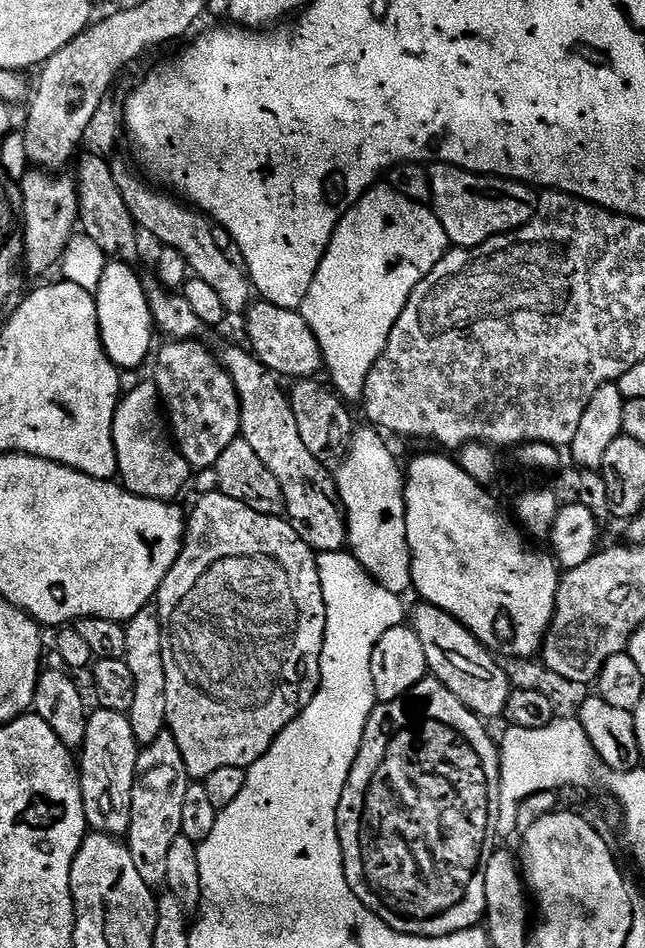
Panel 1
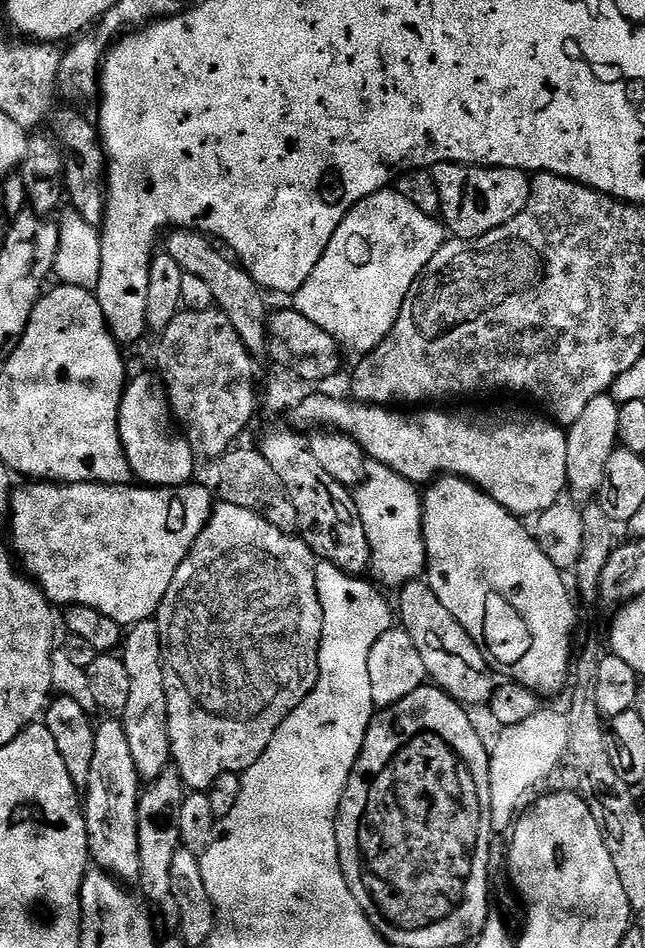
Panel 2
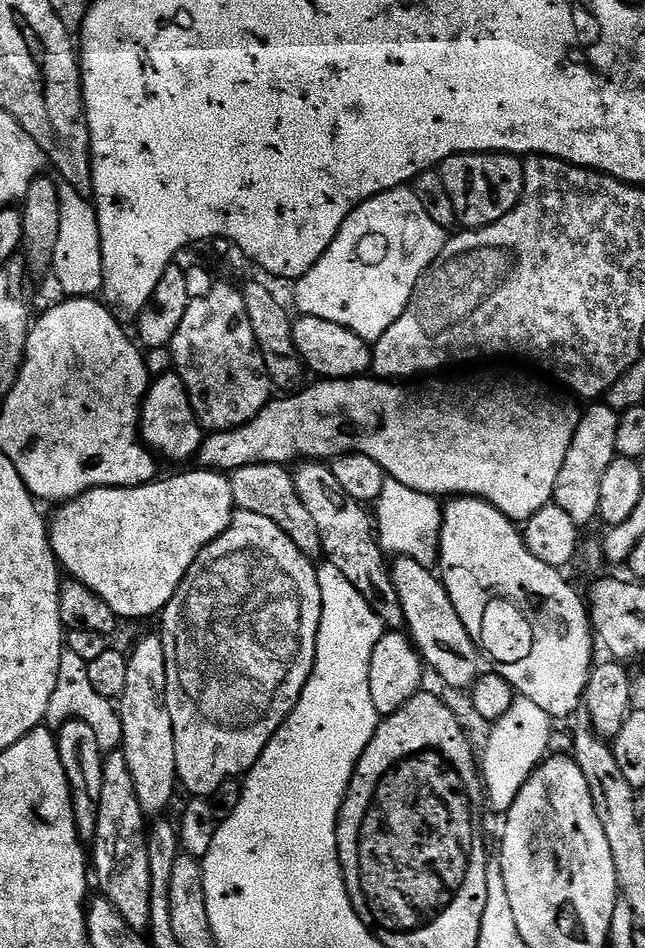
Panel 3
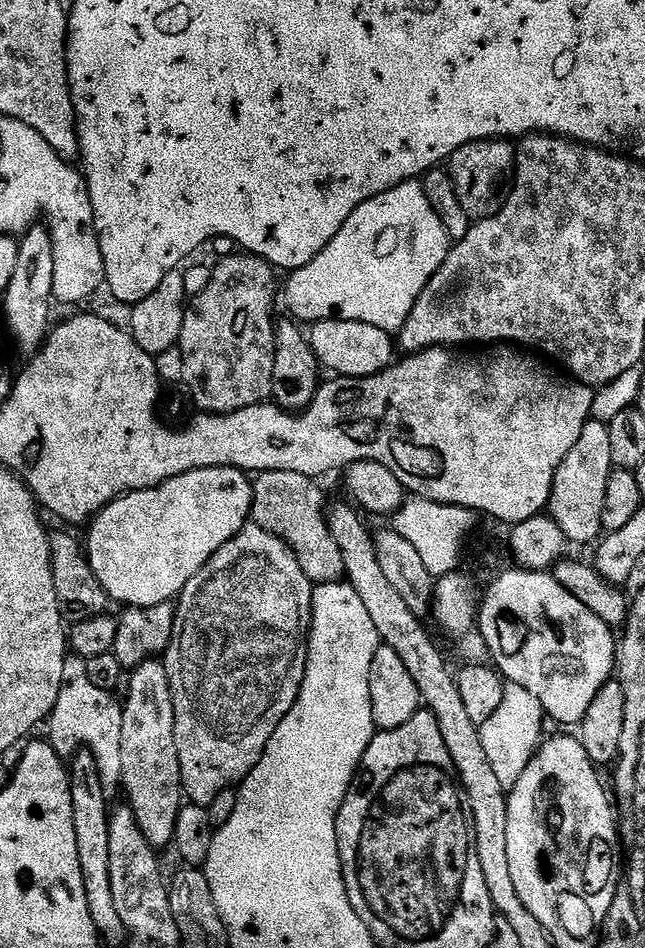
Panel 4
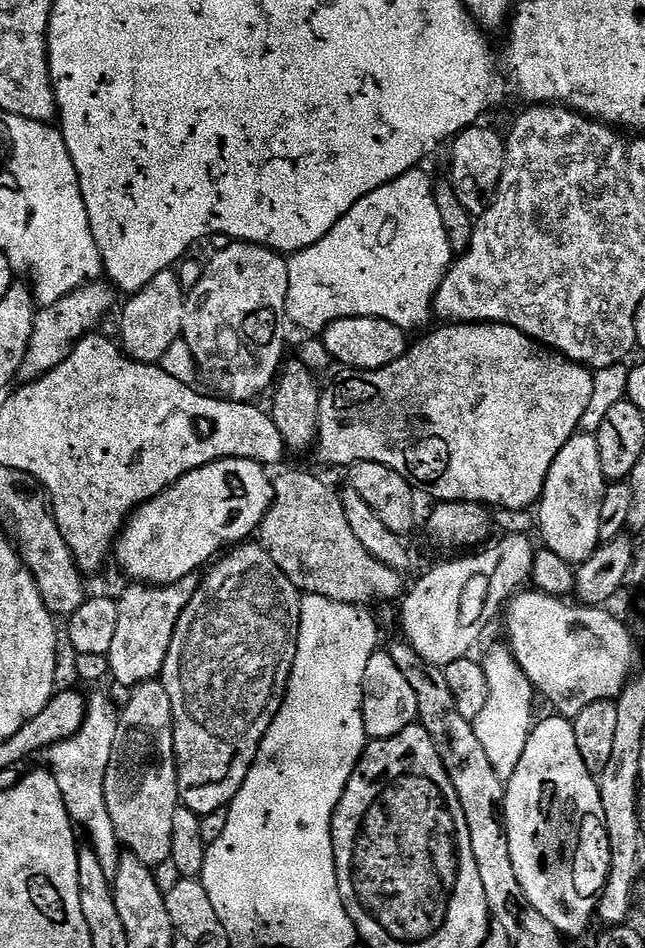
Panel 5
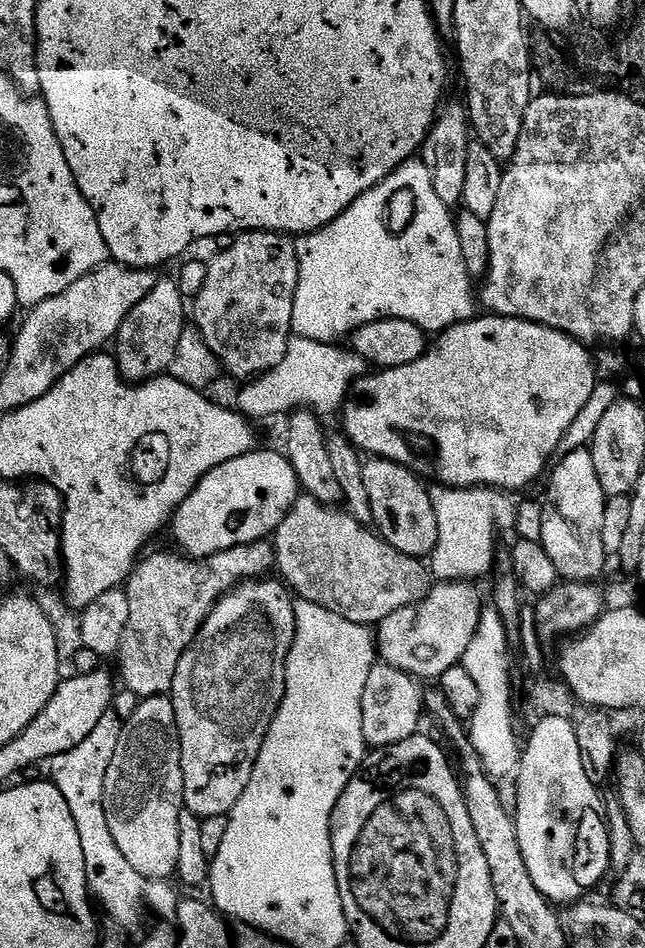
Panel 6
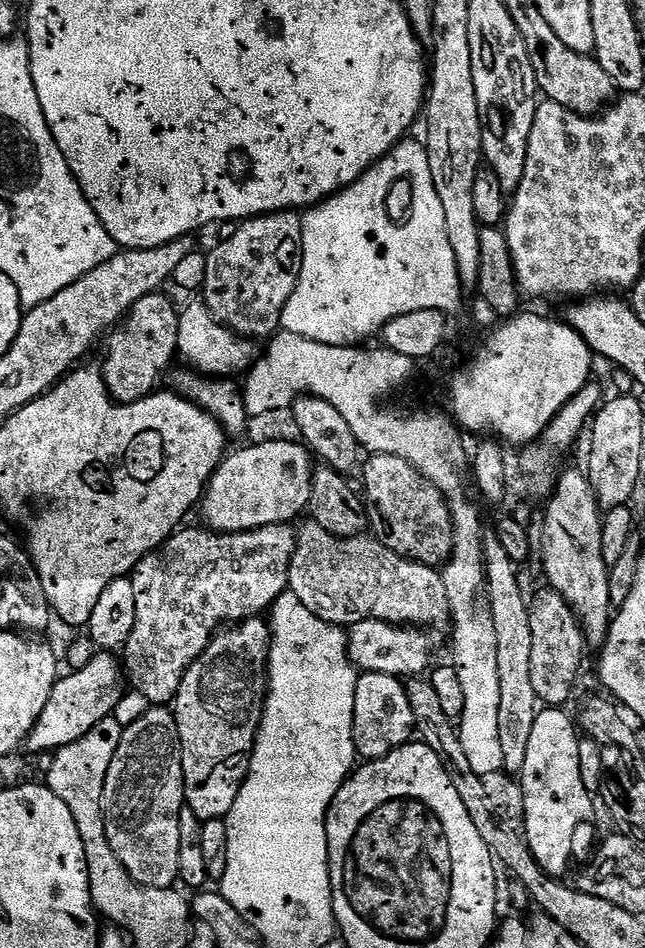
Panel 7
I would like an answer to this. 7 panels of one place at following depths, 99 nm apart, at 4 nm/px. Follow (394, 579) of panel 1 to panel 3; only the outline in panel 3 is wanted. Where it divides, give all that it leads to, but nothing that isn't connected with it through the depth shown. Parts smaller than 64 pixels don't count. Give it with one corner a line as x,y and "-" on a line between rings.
389,478
374,505
374,531
380,547
389,557
409,556
422,566
435,569
440,559
440,531
444,521
441,501
434,496
410,490
402,482

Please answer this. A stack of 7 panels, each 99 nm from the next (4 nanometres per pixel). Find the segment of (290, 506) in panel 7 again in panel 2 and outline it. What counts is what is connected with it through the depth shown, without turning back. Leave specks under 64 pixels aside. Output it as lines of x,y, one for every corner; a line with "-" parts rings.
55,482
25,483
28,484
25,488
17,487
12,493
10,505
11,551
18,557
23,571
39,584
40,589
48,595
48,599
52,601
53,605
90,606
94,610
106,614
106,618
114,618
114,622
118,622
122,626
131,626
143,620
151,620
160,608
166,590
170,590
170,582
174,582
174,574
178,574
178,566
182,566
186,554
192,549
194,542
200,537
202,530
212,517
214,496
212,500
211,494
202,485
196,483
179,484
176,488
153,488
151,486
132,488
133,486
117,486
115,484
57,484

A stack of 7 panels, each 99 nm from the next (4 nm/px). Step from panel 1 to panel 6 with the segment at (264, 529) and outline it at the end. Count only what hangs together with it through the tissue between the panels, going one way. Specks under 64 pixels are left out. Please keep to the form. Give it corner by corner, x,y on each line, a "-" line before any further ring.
261,578
259,580
246,580
243,584
237,584
230,592
225,592
218,603
213,606
204,623
200,626
200,633
196,635
196,641
182,654
182,658
176,667
174,682
172,683
172,705
176,715
176,725
180,735
180,753
182,754
182,778
184,779
184,807
187,811
201,818
205,816
228,816
232,808
242,798
246,786
252,777
252,771
256,769
256,759
264,745
266,734
270,730
273,718
280,708
280,703
286,690
286,649
292,645
296,637
296,615
294,614
294,596
291,591
279,579

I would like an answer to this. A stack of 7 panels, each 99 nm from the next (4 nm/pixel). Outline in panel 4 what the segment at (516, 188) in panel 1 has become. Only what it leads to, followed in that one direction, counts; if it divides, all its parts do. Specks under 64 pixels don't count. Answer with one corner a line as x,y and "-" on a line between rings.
504,138
475,140
462,146
450,158
454,190
469,221
489,220
507,202
512,192
512,181
516,178
516,148
508,144
511,143

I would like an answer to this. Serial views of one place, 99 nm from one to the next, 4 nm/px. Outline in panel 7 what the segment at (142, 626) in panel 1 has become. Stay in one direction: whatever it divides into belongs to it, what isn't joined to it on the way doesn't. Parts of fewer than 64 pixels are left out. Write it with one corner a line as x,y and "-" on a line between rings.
149,707
138,722
125,727
104,787
106,838
134,882
147,888
171,888
179,881
178,814
185,806
175,711

